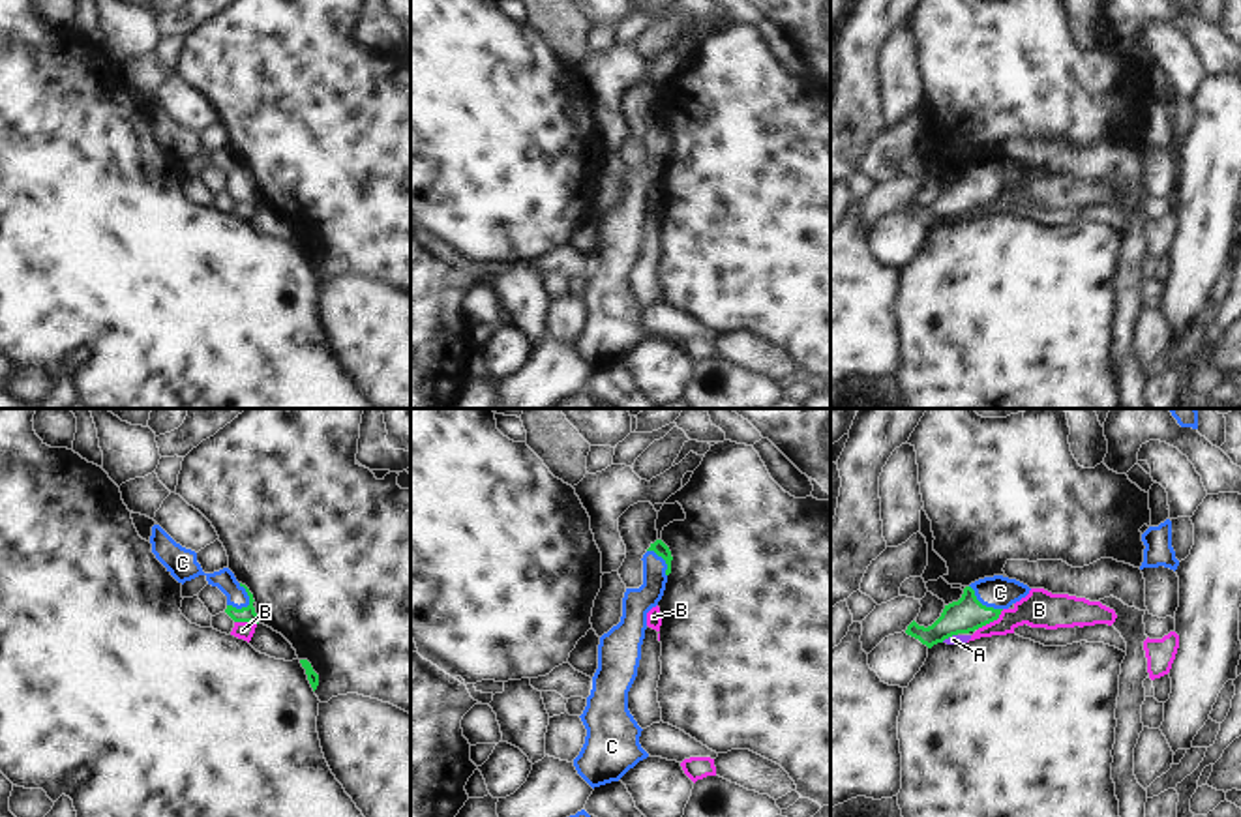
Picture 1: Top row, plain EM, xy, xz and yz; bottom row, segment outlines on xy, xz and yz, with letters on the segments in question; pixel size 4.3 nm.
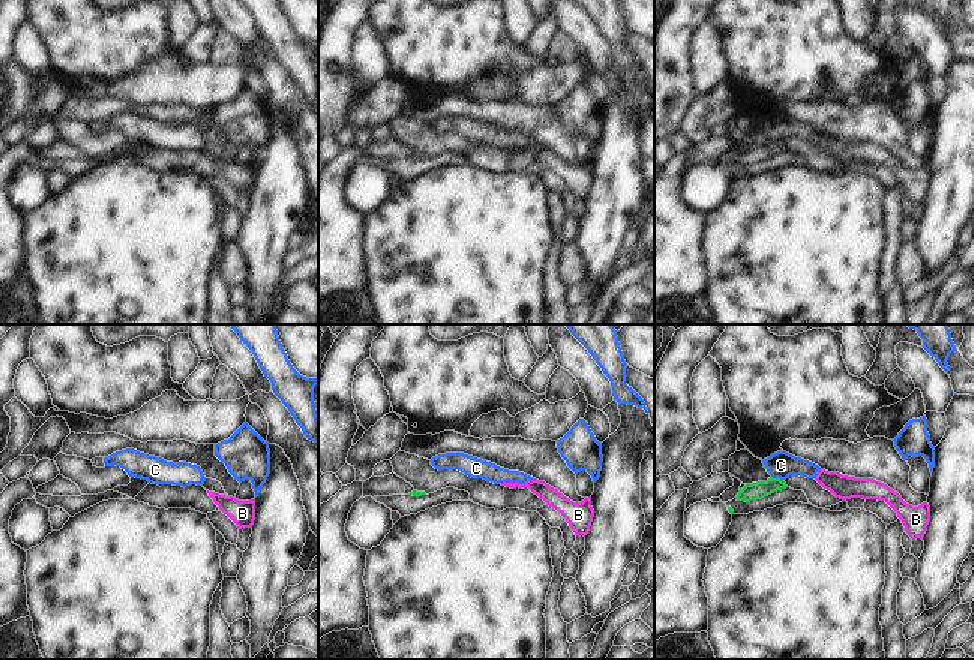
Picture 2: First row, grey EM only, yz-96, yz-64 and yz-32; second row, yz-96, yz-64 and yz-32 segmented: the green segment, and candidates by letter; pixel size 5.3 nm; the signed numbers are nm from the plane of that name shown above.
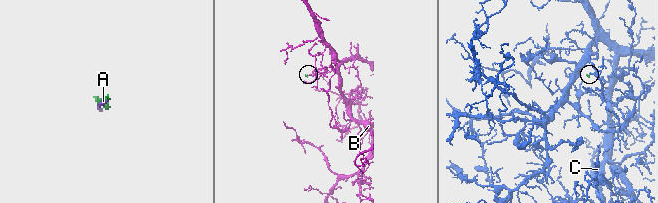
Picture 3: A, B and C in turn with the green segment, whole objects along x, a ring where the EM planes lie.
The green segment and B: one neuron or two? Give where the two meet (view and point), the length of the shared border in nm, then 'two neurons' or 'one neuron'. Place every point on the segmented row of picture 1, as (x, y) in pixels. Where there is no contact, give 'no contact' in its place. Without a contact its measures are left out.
yz (990, 621) | 150 nm | two neurons

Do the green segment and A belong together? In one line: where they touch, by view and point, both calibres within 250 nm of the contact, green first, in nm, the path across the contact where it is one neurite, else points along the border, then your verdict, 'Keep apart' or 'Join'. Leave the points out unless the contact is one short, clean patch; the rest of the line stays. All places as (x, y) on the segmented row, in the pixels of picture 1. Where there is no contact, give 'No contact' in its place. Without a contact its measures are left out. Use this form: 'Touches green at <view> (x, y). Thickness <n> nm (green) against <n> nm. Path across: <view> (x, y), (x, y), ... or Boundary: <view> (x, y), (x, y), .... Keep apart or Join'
Touches green at yz (949, 636). Thickness 150 nm (green) against 40 nm. Keep apart.

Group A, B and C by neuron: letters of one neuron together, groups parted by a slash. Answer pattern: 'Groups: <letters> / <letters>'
Groups: A B / C.

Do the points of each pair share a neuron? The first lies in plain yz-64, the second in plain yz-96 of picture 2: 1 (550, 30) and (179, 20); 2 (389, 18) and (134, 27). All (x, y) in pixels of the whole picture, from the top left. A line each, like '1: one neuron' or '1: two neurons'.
1: two neurons
2: one neuron

